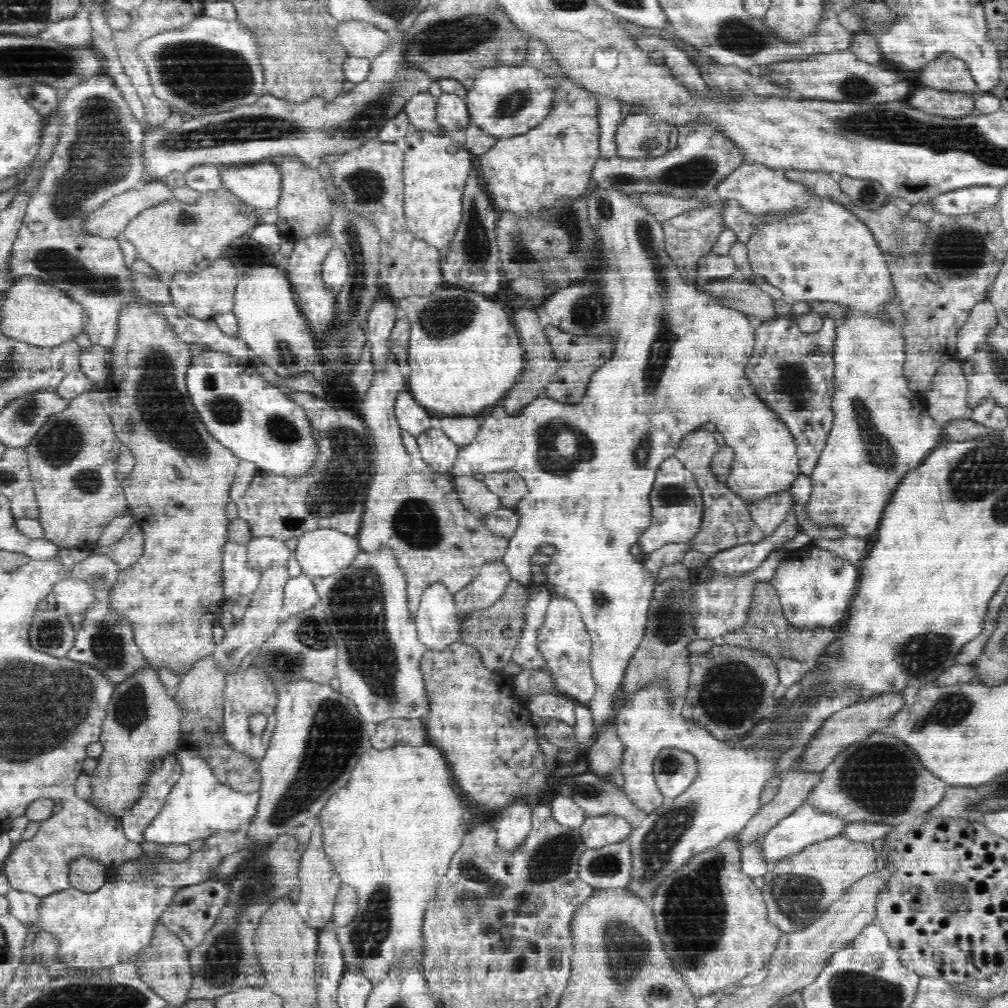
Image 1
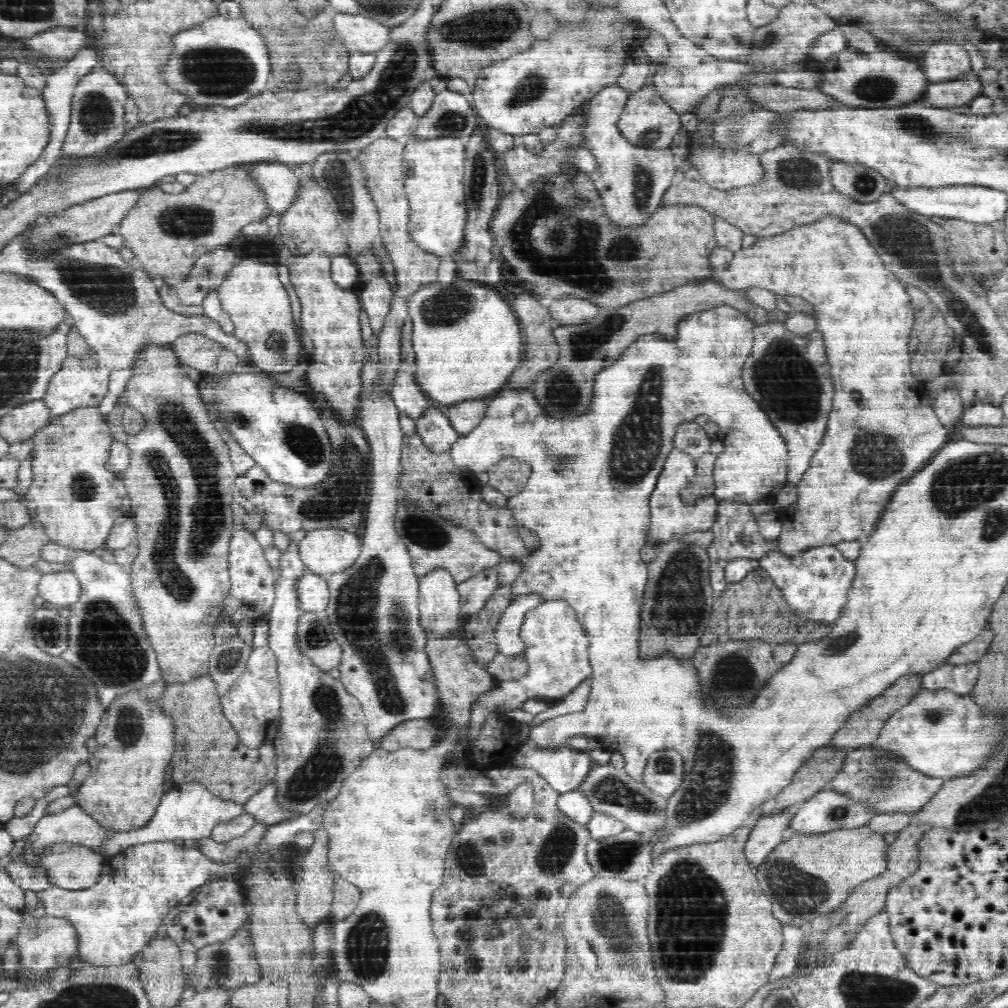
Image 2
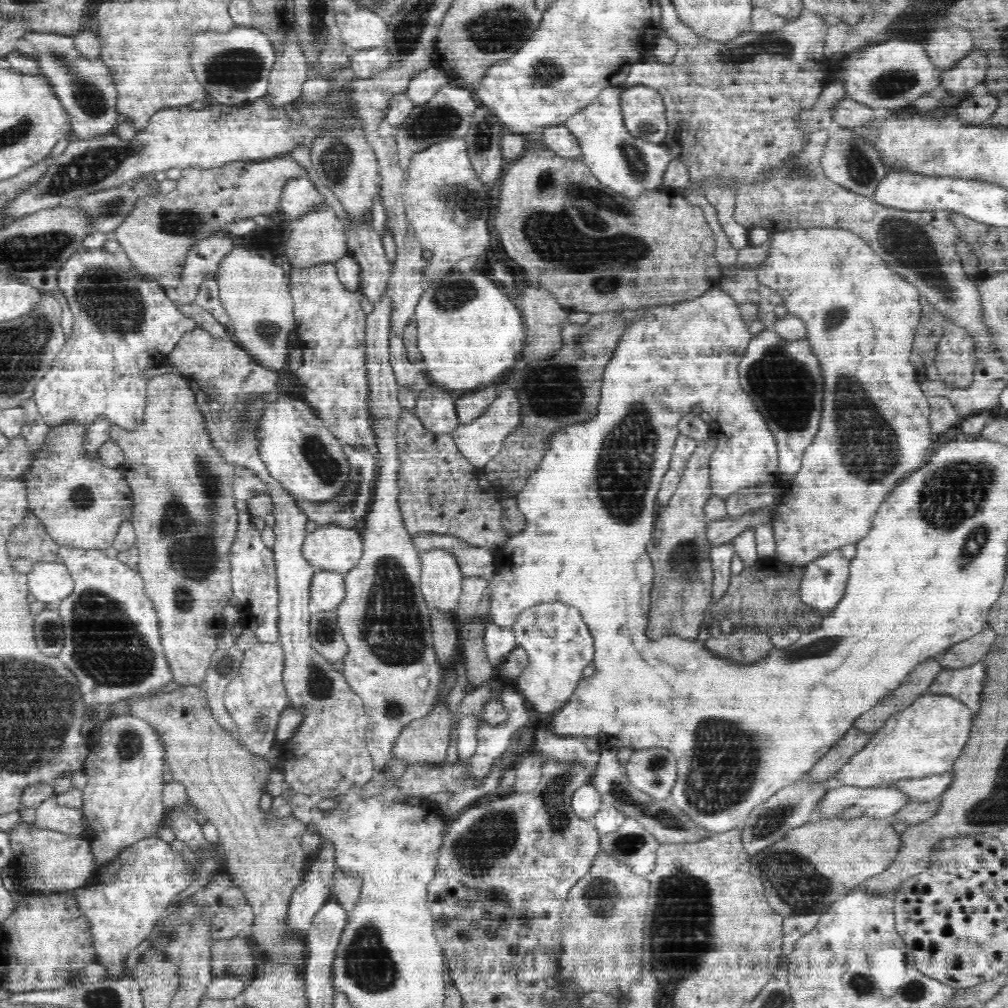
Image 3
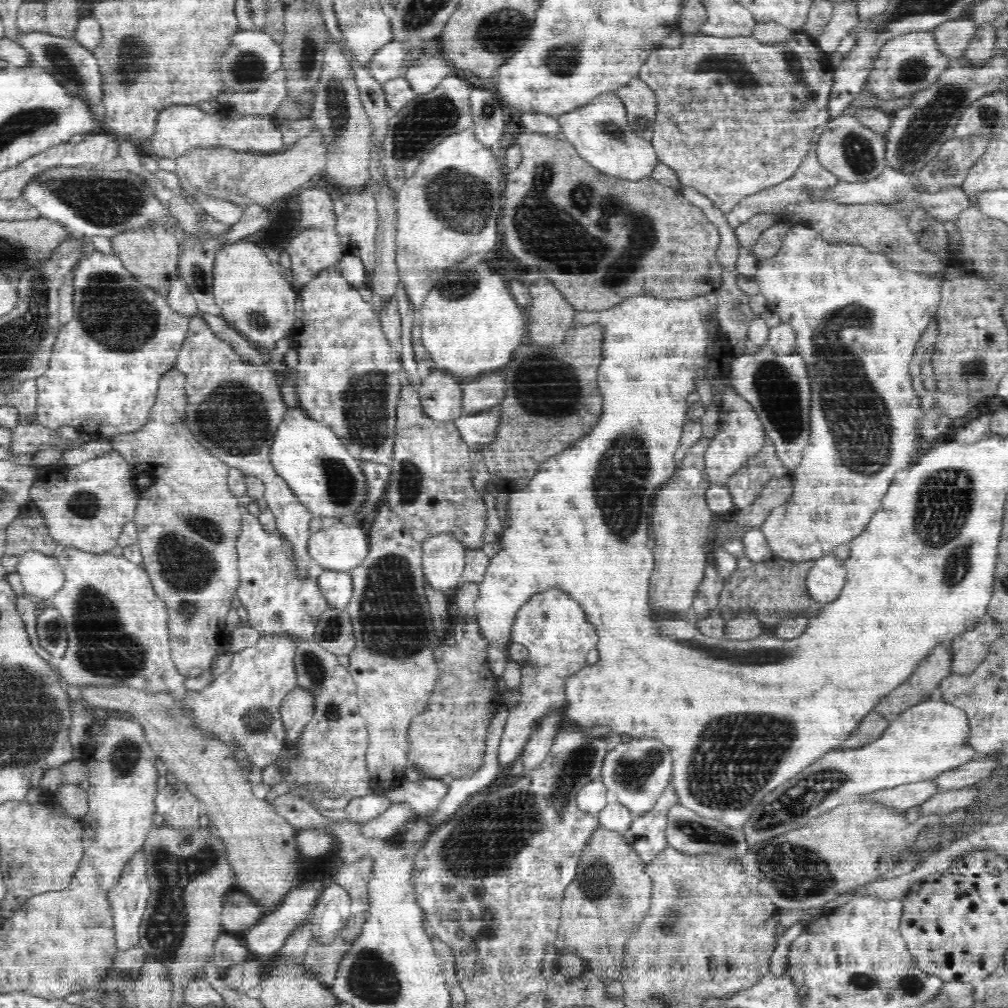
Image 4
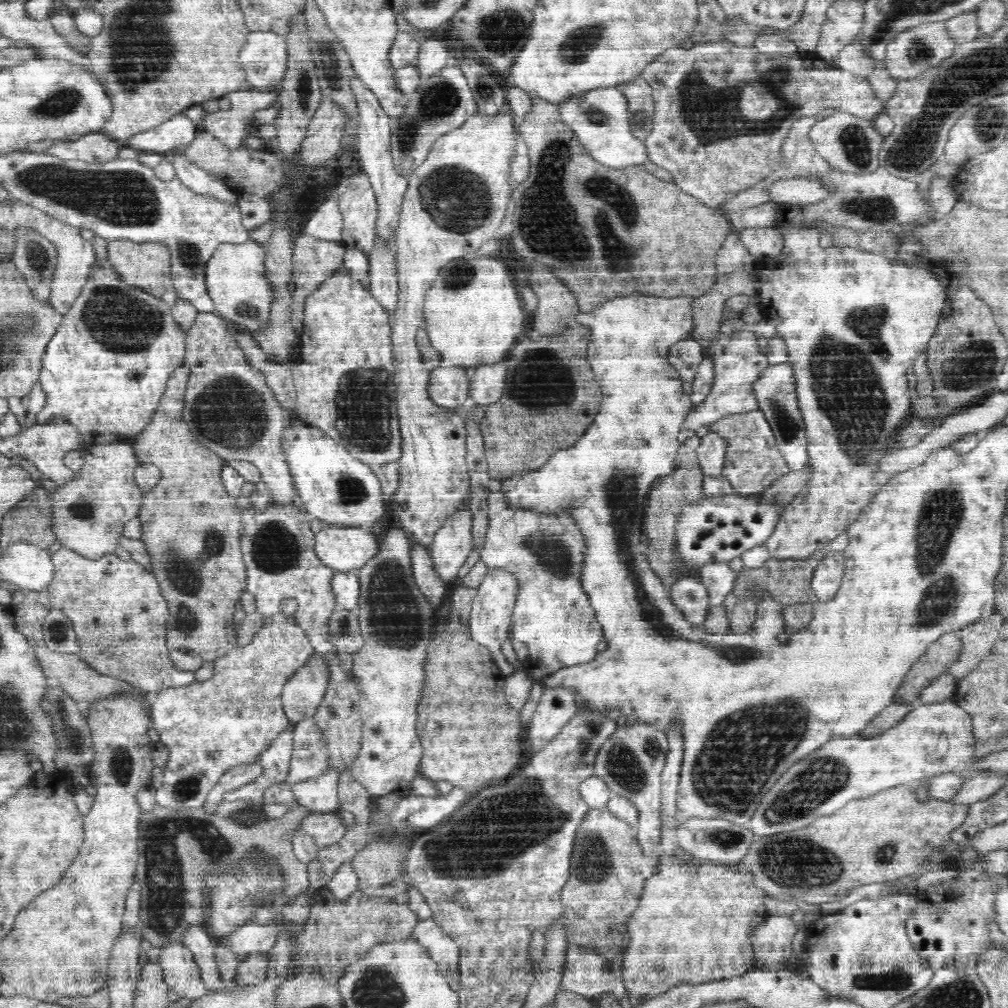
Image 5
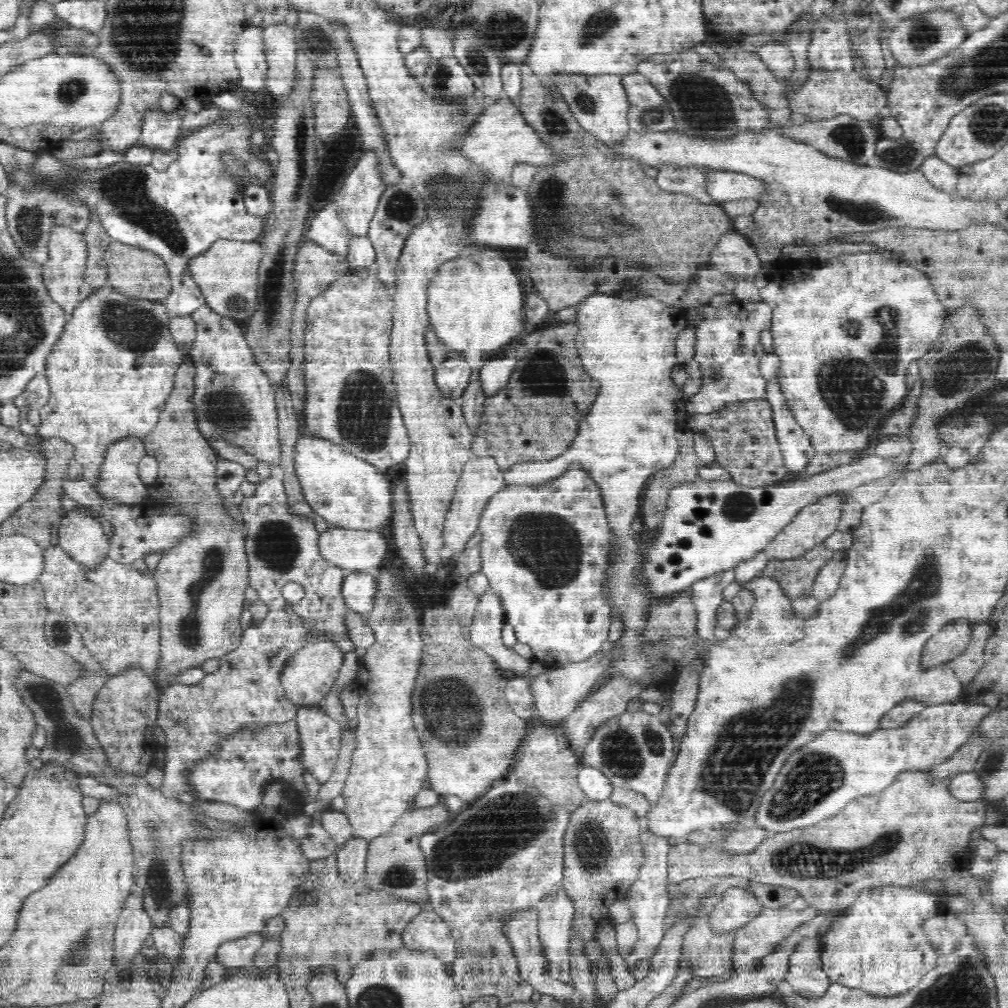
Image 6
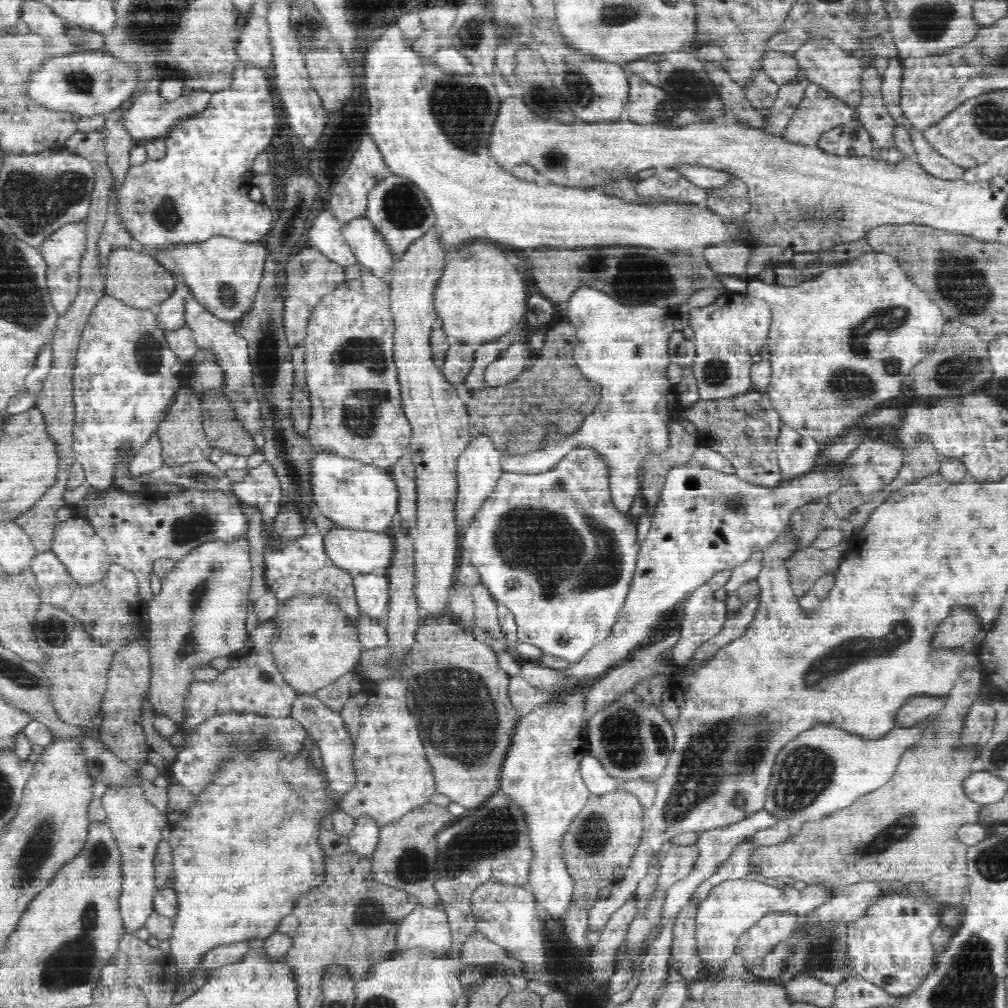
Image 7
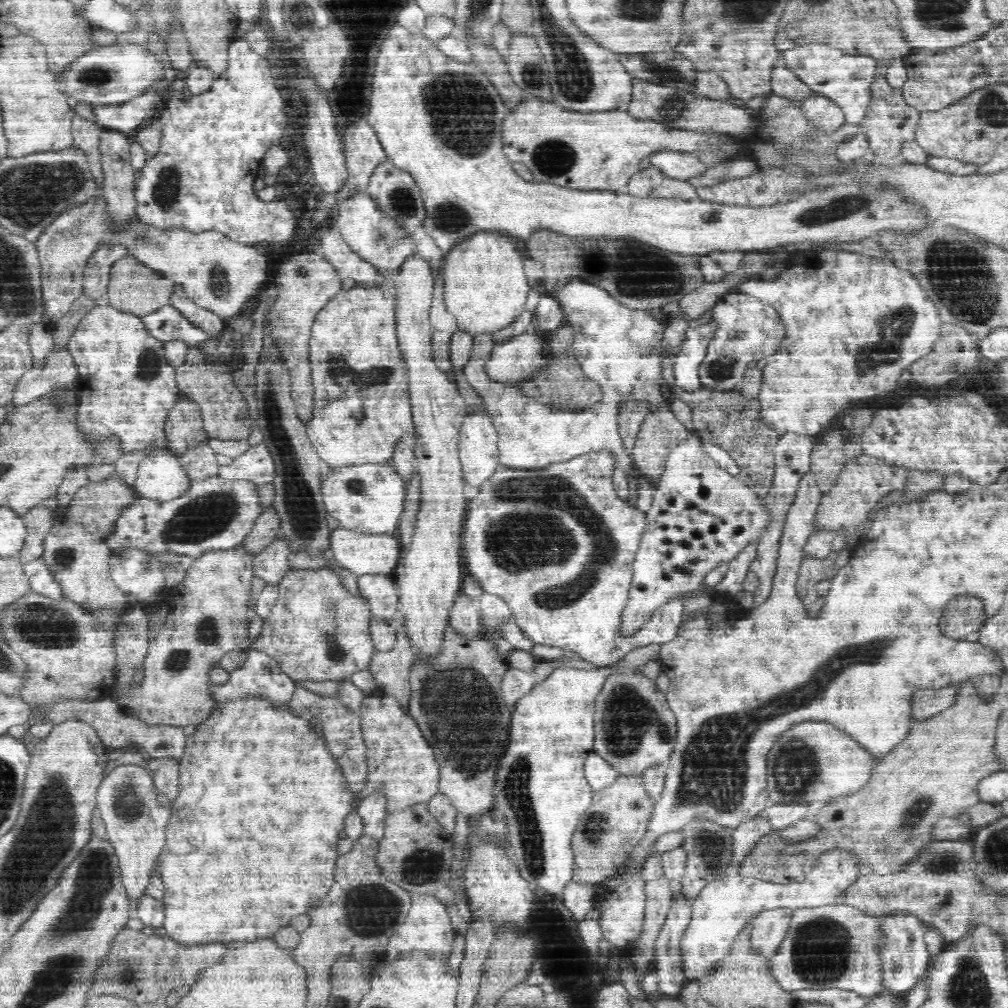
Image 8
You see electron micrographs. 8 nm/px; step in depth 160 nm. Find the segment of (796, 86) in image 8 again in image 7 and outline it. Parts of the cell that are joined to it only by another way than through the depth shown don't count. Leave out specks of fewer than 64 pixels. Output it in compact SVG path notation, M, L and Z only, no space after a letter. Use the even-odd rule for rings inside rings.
M768 50L764 53L762 70L764 70L770 77L770 80L779 87L795 85L801 81L796 59L794 59L791 53Z

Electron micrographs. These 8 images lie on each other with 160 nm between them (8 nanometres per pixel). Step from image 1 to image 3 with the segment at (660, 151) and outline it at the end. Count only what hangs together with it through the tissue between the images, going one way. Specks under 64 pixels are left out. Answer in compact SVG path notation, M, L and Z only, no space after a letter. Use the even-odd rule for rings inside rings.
M634 84L621 88L621 110L626 128L632 136L659 144L666 136L663 98L649 86Z

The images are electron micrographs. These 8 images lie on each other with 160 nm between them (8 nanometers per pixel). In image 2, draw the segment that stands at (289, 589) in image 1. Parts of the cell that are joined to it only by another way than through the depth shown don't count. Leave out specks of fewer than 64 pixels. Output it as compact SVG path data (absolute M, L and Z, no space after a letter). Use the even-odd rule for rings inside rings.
M309 571L299 580L300 602L305 613L326 611L332 593L328 585L329 576Z

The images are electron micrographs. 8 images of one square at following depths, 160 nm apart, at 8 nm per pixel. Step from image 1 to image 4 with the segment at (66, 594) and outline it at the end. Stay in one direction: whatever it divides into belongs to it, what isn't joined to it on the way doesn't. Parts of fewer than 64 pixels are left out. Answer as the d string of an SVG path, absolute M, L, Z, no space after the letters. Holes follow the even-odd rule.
M24 550L17 558L15 573L22 579L25 593L52 600L65 580L60 563L36 550Z

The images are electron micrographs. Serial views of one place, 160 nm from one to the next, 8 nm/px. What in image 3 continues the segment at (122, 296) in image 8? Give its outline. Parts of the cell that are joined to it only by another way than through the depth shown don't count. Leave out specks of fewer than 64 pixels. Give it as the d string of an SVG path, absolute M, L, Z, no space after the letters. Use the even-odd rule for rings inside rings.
M289 153L258 161L236 160L212 168L184 166L174 190L160 198L142 197L113 236L119 242L120 252L127 256L130 267L170 293L180 280L180 270L192 244L208 236L208 232L226 231L224 222L234 218L278 211L284 187L306 174L306 168Z

